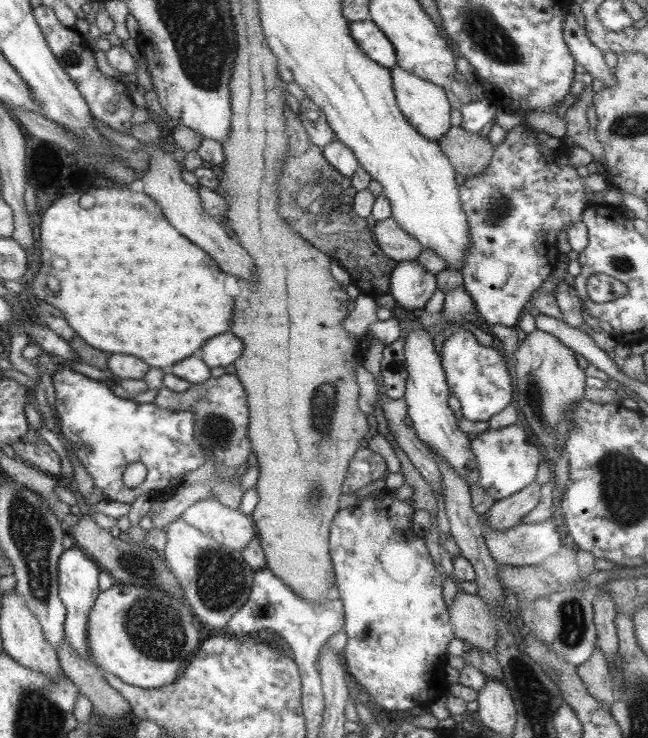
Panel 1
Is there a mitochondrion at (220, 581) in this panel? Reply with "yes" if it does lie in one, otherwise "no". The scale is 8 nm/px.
yes

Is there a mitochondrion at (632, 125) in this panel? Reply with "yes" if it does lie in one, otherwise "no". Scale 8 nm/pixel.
yes

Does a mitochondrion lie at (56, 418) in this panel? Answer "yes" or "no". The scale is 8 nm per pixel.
no

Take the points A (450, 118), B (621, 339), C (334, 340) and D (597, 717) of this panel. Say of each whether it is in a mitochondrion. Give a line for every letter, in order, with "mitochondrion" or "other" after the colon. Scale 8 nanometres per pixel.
A: other
B: other
C: other
D: other

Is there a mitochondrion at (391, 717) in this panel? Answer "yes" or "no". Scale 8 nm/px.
no

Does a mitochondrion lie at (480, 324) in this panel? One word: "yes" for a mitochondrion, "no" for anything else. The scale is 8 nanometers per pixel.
no

